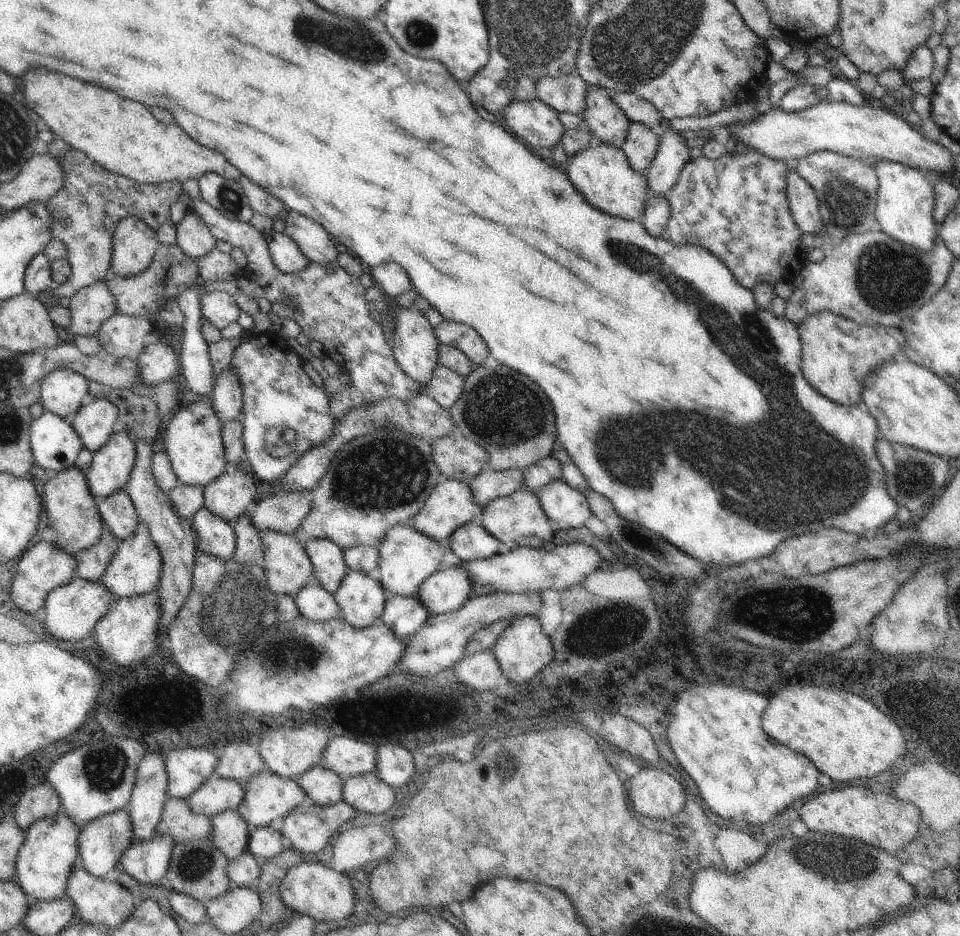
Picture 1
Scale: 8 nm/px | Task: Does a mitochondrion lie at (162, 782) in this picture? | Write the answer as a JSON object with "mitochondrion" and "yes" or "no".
{"mitochondrion":"no"}

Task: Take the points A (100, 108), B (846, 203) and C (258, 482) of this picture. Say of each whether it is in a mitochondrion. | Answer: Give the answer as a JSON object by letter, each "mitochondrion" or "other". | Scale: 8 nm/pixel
{"A":"other","B":"mitochondrion","C":"other"}

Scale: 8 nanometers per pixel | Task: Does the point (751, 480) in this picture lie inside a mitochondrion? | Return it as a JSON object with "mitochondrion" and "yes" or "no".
{"mitochondrion":"yes"}

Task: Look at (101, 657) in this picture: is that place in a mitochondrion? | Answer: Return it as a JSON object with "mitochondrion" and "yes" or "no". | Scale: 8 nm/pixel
{"mitochondrion":"no"}

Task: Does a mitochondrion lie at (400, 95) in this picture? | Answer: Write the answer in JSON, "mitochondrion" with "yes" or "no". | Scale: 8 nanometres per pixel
{"mitochondrion":"no"}

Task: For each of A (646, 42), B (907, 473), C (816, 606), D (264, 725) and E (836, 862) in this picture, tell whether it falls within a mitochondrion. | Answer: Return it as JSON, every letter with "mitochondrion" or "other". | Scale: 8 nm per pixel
{"A":"mitochondrion","B":"mitochondrion","C":"mitochondrion","D":"other","E":"mitochondrion"}

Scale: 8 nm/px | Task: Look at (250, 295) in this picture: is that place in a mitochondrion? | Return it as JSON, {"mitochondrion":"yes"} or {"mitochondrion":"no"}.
{"mitochondrion":"no"}

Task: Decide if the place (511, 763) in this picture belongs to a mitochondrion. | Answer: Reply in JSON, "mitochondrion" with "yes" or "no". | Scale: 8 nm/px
{"mitochondrion":"yes"}

